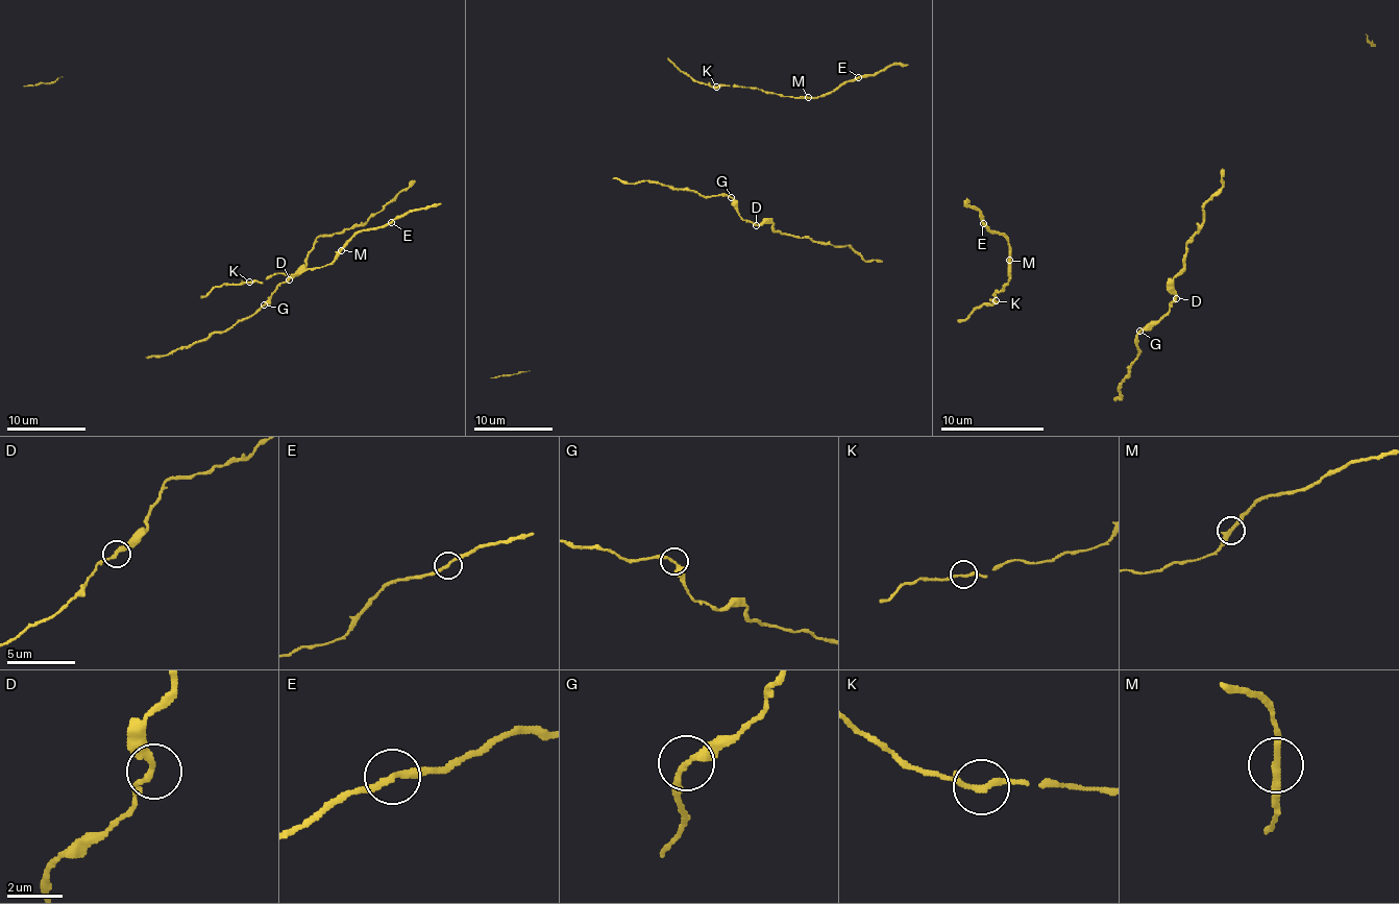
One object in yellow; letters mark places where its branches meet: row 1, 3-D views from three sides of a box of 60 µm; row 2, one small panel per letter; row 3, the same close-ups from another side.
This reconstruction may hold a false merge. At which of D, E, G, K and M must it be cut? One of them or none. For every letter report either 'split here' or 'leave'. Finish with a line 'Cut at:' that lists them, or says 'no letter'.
D: leave
E: leave
G: leave
K: leave
M: leave
Cut at: no letter

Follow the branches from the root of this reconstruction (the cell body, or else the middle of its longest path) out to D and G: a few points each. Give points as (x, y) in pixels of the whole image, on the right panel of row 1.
D: (1174, 286), (1176, 298)
G: (1174, 286), (1176, 295), (1169, 311), (1140, 332)

